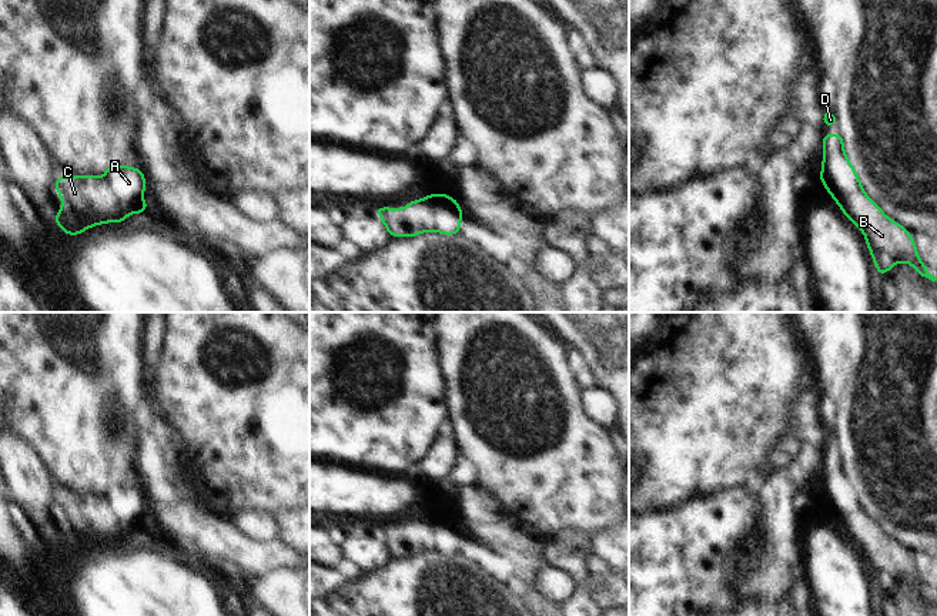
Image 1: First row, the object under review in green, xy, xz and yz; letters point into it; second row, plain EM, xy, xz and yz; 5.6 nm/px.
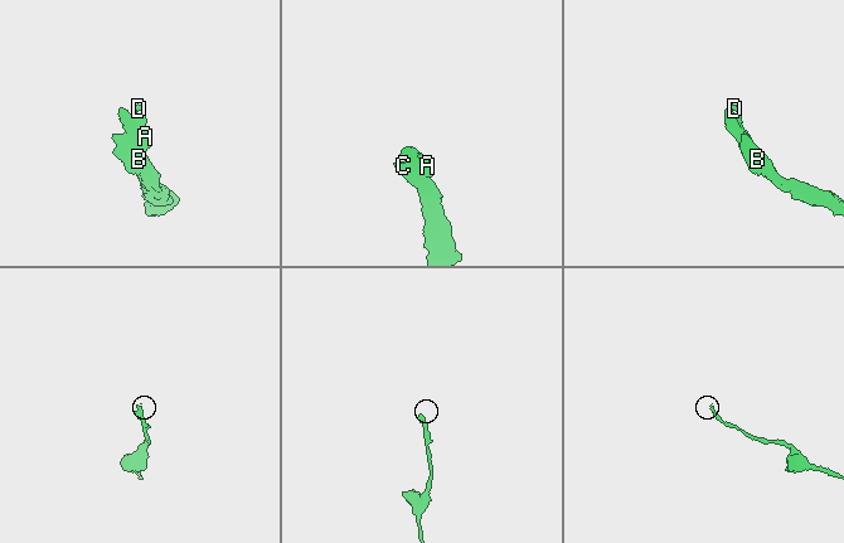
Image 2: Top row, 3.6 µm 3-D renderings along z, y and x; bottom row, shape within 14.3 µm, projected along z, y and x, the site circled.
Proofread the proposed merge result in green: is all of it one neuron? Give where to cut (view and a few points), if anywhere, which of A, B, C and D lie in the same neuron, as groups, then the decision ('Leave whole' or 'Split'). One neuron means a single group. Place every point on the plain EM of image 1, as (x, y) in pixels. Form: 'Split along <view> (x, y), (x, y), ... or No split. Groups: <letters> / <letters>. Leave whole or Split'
No split. Groups: A B C D. Leave whole.

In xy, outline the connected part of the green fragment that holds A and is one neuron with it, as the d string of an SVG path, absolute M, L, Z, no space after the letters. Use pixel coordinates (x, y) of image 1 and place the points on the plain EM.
M110 483L103 496L57 496L54 506L63 522L54 542L67 555L80 555L84 549L106 542L123 542L128 533L143 533L148 528L143 518L147 506L144 492L128 485L117 486Z

